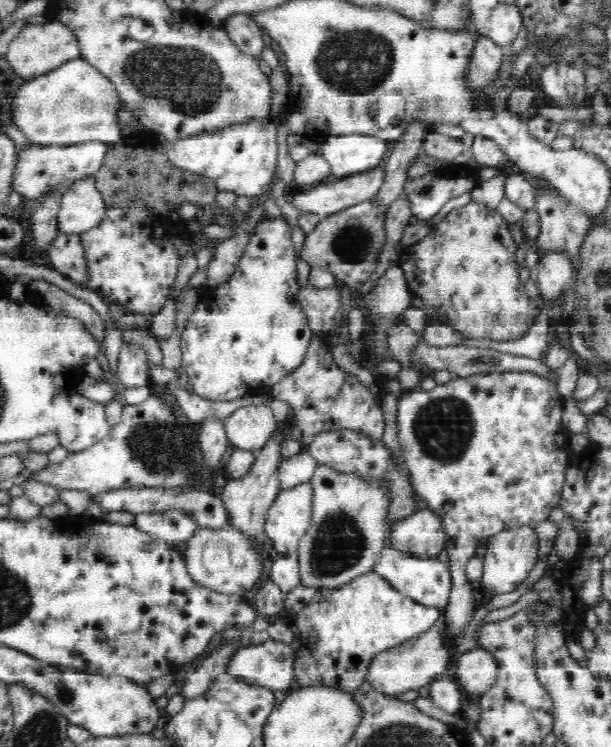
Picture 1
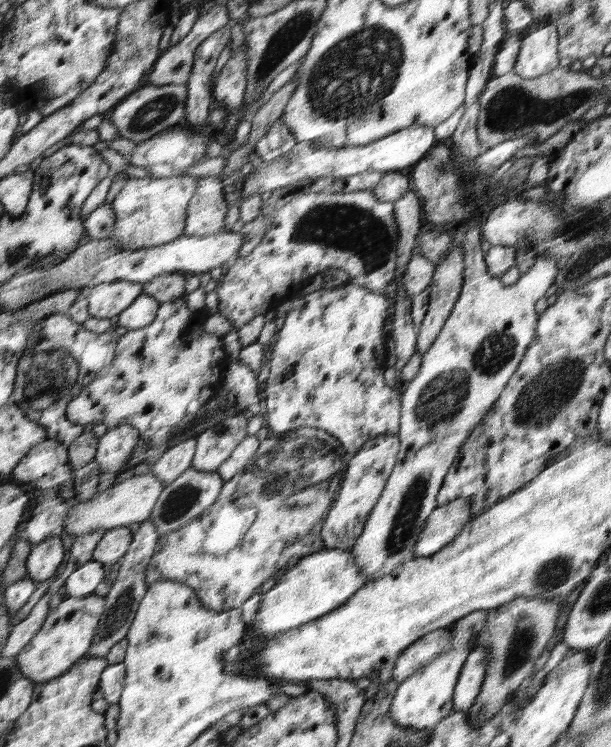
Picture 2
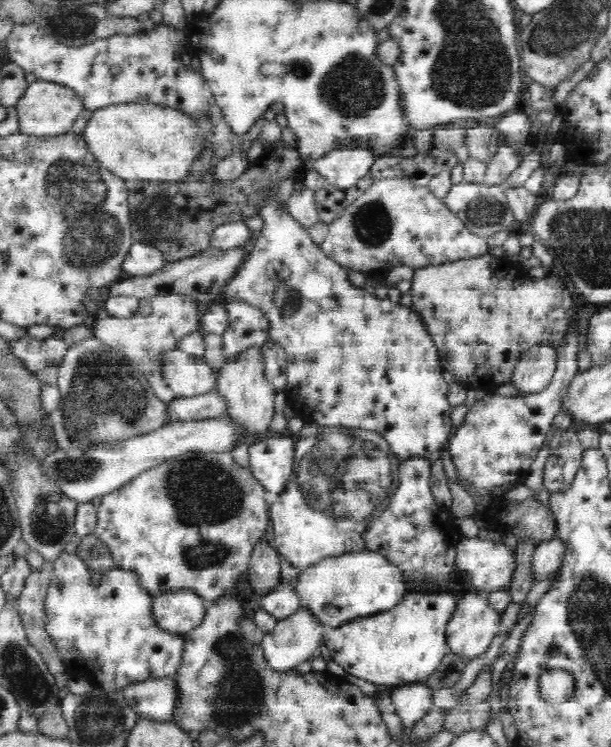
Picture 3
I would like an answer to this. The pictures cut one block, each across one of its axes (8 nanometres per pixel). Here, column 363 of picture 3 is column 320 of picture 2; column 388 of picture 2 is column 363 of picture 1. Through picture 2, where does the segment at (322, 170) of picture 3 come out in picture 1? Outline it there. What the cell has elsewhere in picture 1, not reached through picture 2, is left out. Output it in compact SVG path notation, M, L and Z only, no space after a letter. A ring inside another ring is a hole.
M328 136L320 144L320 154L331 166L332 178L366 173L386 160L386 141L376 136Z

